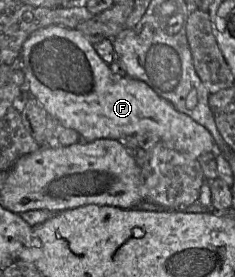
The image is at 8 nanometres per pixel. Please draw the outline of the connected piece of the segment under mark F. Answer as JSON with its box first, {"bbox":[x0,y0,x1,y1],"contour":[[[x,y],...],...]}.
{"bbox":[20,25,216,159],"contour":[[[50,25],[34,31],[24,42],[20,63],[25,75],[26,92],[35,98],[49,116],[65,127],[79,133],[82,140],[119,140],[137,133],[157,135],[168,148],[198,159],[201,155],[216,152],[216,143],[210,132],[189,116],[177,111],[167,100],[159,97],[146,83],[113,73],[97,54],[94,45],[76,28]]]}

